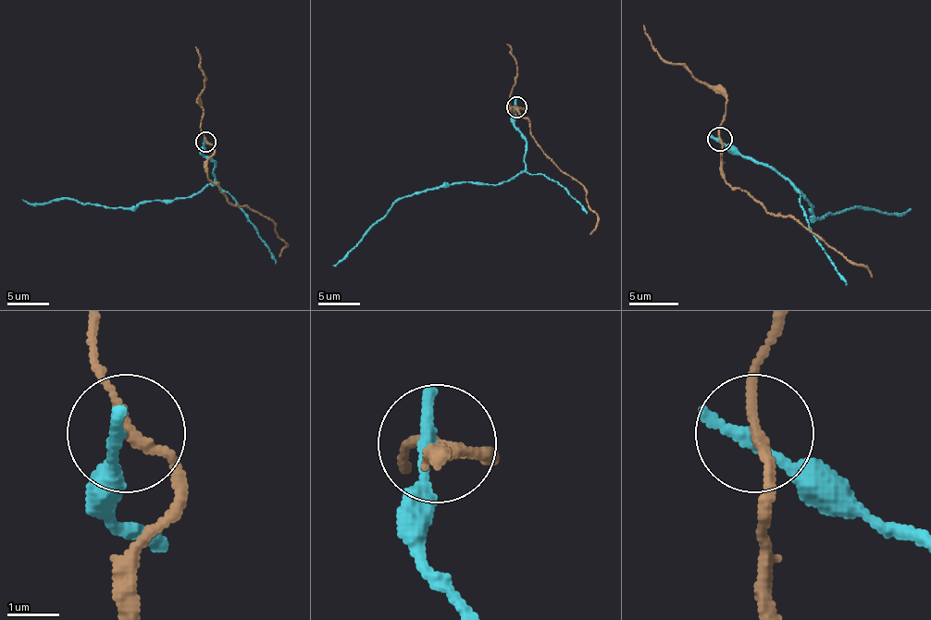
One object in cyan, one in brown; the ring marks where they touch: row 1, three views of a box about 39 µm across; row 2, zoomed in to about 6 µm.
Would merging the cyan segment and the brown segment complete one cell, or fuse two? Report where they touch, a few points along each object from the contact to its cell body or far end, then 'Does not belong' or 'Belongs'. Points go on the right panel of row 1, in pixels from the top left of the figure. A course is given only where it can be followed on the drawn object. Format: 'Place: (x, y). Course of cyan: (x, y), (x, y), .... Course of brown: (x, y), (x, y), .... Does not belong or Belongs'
Place: (719, 139). Course of cyan: (720, 140), (762, 165), (775, 167), (807, 199), (816, 218), (856, 206), (888, 214), (903, 214), (908, 209). Course of brown: (720, 140), (725, 181), (757, 199), (769, 211), (792, 216), (849, 261), (863, 266), (871, 276). Does not belong

